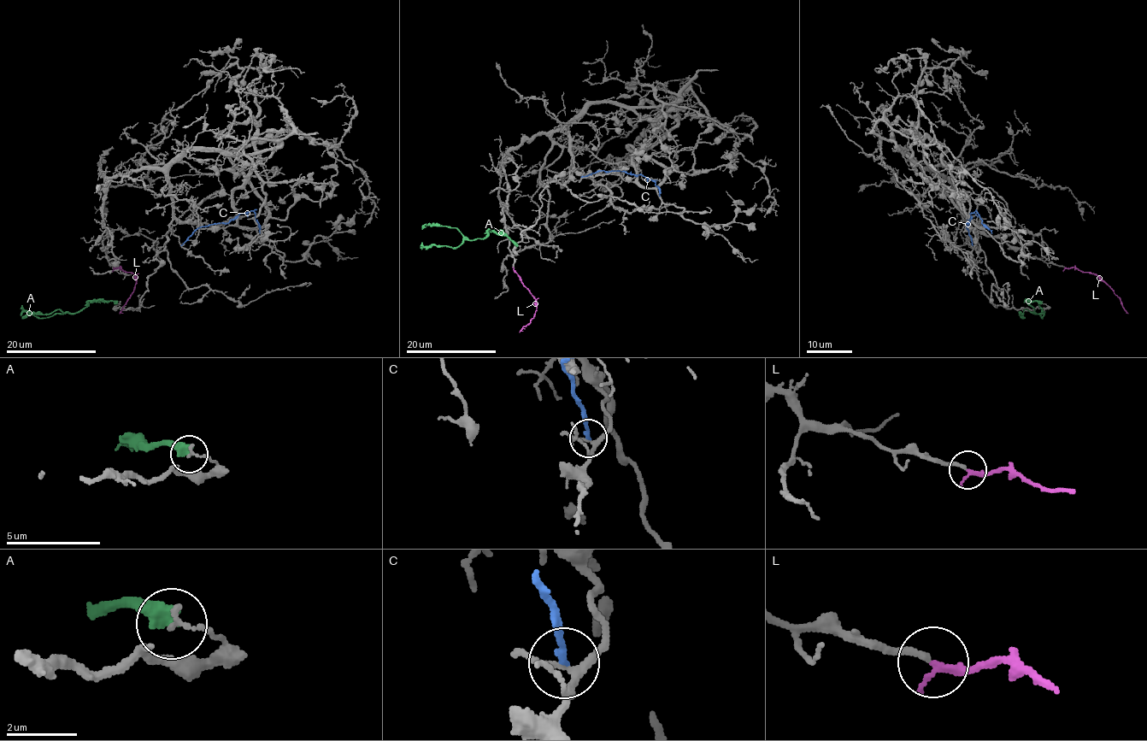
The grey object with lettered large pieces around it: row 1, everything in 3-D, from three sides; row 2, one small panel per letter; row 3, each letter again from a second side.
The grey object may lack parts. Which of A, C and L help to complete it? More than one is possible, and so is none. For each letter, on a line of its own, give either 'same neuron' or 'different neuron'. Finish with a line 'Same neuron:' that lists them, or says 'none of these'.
A: different neuron
C: different neuron
L: same neuron
Same neuron: L

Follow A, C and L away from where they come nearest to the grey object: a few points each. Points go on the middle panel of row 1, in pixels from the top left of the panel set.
A: (516, 245), (506, 236), (491, 232), (485, 237), (464, 239), (455, 247), (426, 246), (421, 243)
C: (581, 176), (598, 171), (646, 176), (658, 187), (659, 196)
L: (513, 268), (537, 306), (534, 316), (520, 332)

